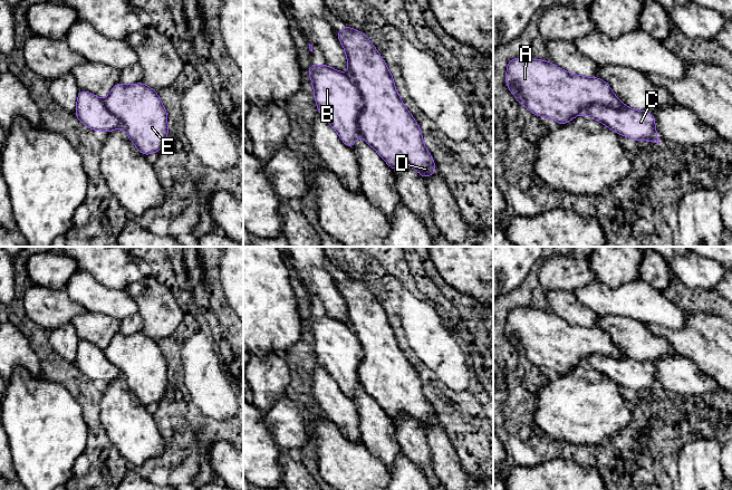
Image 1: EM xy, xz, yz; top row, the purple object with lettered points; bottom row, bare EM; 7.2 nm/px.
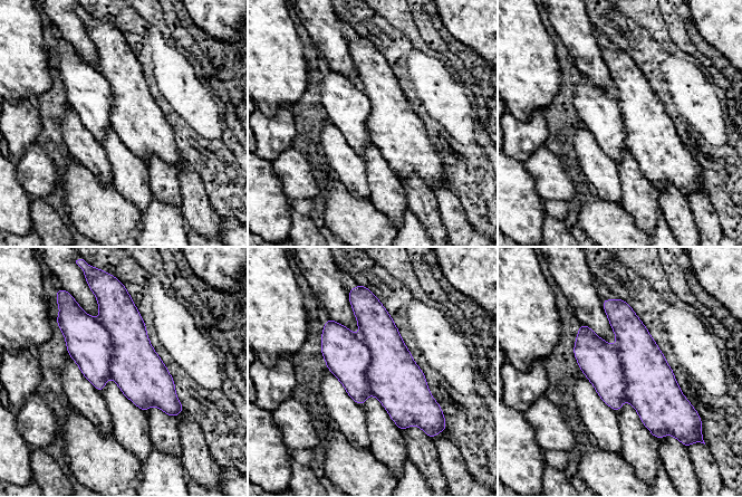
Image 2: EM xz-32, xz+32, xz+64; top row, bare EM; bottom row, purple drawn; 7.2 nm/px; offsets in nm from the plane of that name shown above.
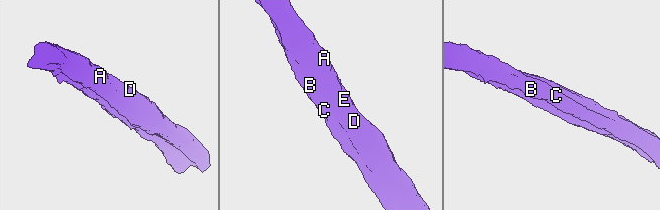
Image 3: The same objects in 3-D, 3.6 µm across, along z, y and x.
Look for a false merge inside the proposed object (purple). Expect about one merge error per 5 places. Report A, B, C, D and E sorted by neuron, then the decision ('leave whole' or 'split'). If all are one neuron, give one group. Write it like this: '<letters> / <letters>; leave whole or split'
A B C D E; leave whole

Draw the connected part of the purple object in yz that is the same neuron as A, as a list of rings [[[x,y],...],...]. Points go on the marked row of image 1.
[[[519,57],[507,64],[505,85],[518,102],[532,115],[545,116],[565,125],[577,115],[584,114],[618,135],[640,141],[661,143],[655,125],[655,116],[651,112],[642,112],[626,106],[611,90],[610,86],[599,77],[586,77],[567,73],[548,60]]]

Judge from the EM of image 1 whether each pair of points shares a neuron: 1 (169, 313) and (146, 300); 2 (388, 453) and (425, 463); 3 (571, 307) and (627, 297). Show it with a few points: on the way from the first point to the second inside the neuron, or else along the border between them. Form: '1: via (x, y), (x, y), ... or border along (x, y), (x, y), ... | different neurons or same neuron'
1: via (163, 311), (152, 300) | same neuron
2: border along (395, 425), (396, 440), (402, 451) | different neurons
3: border along (571, 292), (583, 305), (598, 315) | different neurons

